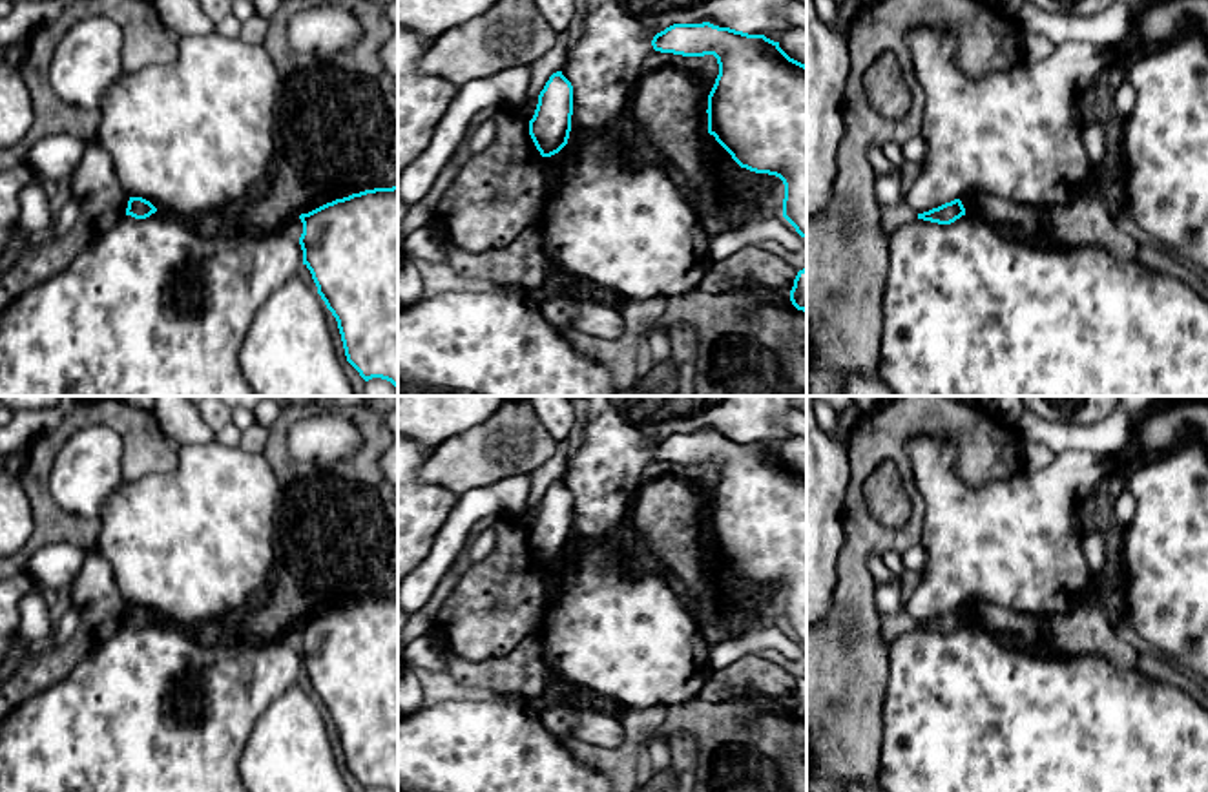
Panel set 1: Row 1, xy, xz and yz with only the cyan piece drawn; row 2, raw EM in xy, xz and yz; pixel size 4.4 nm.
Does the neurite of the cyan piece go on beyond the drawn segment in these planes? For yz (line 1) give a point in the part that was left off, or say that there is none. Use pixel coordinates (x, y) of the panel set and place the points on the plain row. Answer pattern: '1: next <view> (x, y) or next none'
1: next none

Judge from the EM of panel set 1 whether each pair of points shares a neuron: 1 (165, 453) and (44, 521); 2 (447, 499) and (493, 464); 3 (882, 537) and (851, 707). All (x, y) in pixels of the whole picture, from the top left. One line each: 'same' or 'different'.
1: same
2: different
3: same

